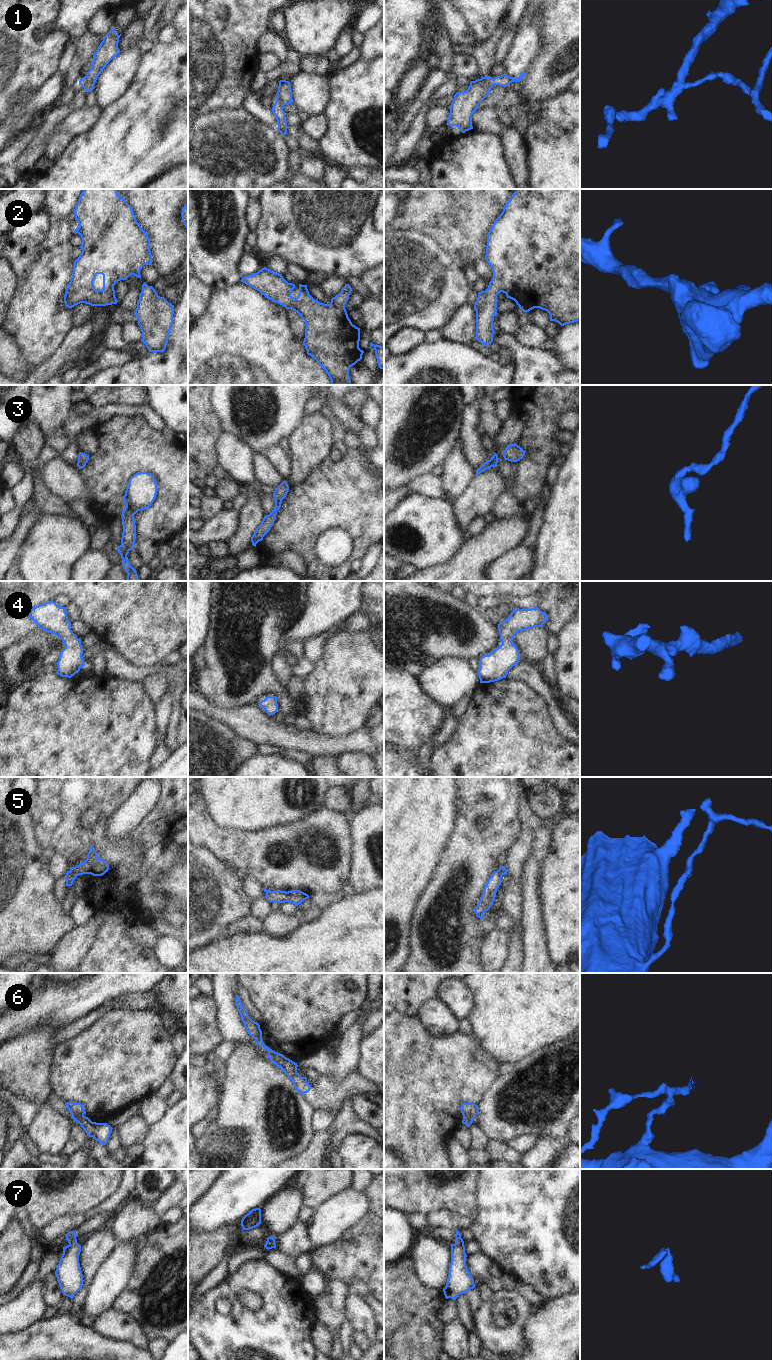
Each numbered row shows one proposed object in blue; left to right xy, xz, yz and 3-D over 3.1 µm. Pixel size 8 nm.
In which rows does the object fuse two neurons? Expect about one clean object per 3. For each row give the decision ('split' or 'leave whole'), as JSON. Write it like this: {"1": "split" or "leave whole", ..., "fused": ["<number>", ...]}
{"1": "split", "2": "leave whole", "3": "leave whole", "4": "leave whole", "5": "split", "6": "split", "7": "leave whole", "fused": ["1", "5", "6"]}

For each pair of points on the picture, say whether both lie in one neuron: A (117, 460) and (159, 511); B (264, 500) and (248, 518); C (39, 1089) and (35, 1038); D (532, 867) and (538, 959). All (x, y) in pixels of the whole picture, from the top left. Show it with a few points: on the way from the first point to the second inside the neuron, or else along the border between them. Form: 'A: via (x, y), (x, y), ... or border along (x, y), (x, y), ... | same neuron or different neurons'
A: via (137, 460), (145, 460), (163, 478), (163, 491) | same neuron
B: border along (260, 493), (258, 504), (265, 515) | different neurons
C: via (37, 1076), (35, 1051) | same neuron
D: via (531, 890), (533, 936) | same neuron

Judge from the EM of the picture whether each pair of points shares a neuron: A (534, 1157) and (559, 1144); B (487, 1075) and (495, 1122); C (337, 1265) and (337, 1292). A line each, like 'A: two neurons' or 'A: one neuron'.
A: one neuron
B: two neurons
C: two neurons

